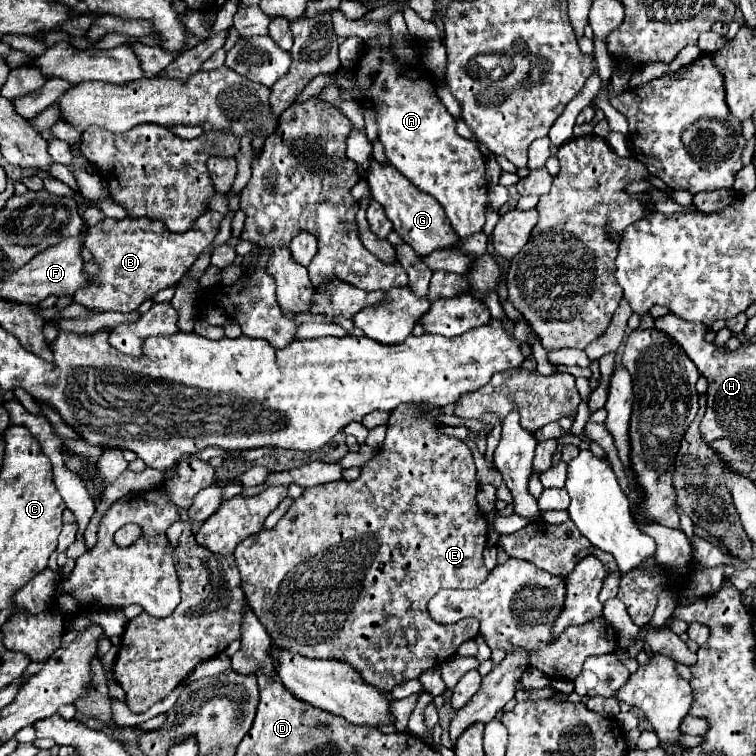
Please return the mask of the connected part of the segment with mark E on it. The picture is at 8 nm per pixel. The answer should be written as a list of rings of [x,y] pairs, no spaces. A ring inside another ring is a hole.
[[[400,404],[388,418],[388,434],[386,434],[384,444],[378,448],[378,454],[362,466],[360,476],[356,480],[352,480],[352,482],[338,480],[338,482],[328,482],[322,486],[306,488],[304,496],[294,500],[290,510],[280,518],[280,522],[272,530],[262,530],[236,546],[234,556],[236,556],[240,576],[242,576],[242,590],[248,598],[250,606],[254,608],[256,616],[260,618],[260,622],[264,624],[268,634],[272,636],[276,648],[288,650],[292,654],[302,654],[306,658],[334,658],[334,660],[348,662],[350,666],[354,666],[362,674],[362,678],[366,682],[370,682],[382,690],[392,690],[402,680],[418,678],[424,670],[442,664],[446,658],[456,654],[456,650],[462,642],[478,636],[480,626],[478,626],[476,618],[464,618],[456,624],[442,626],[442,624],[436,624],[426,610],[428,600],[440,588],[478,588],[488,576],[488,570],[482,560],[482,552],[484,552],[486,540],[488,540],[488,522],[476,504],[478,480],[476,480],[474,456],[464,440],[452,438],[452,436],[446,436],[440,432],[440,424],[436,422],[436,418],[440,414],[442,412],[438,408],[424,412],[422,406]]]

